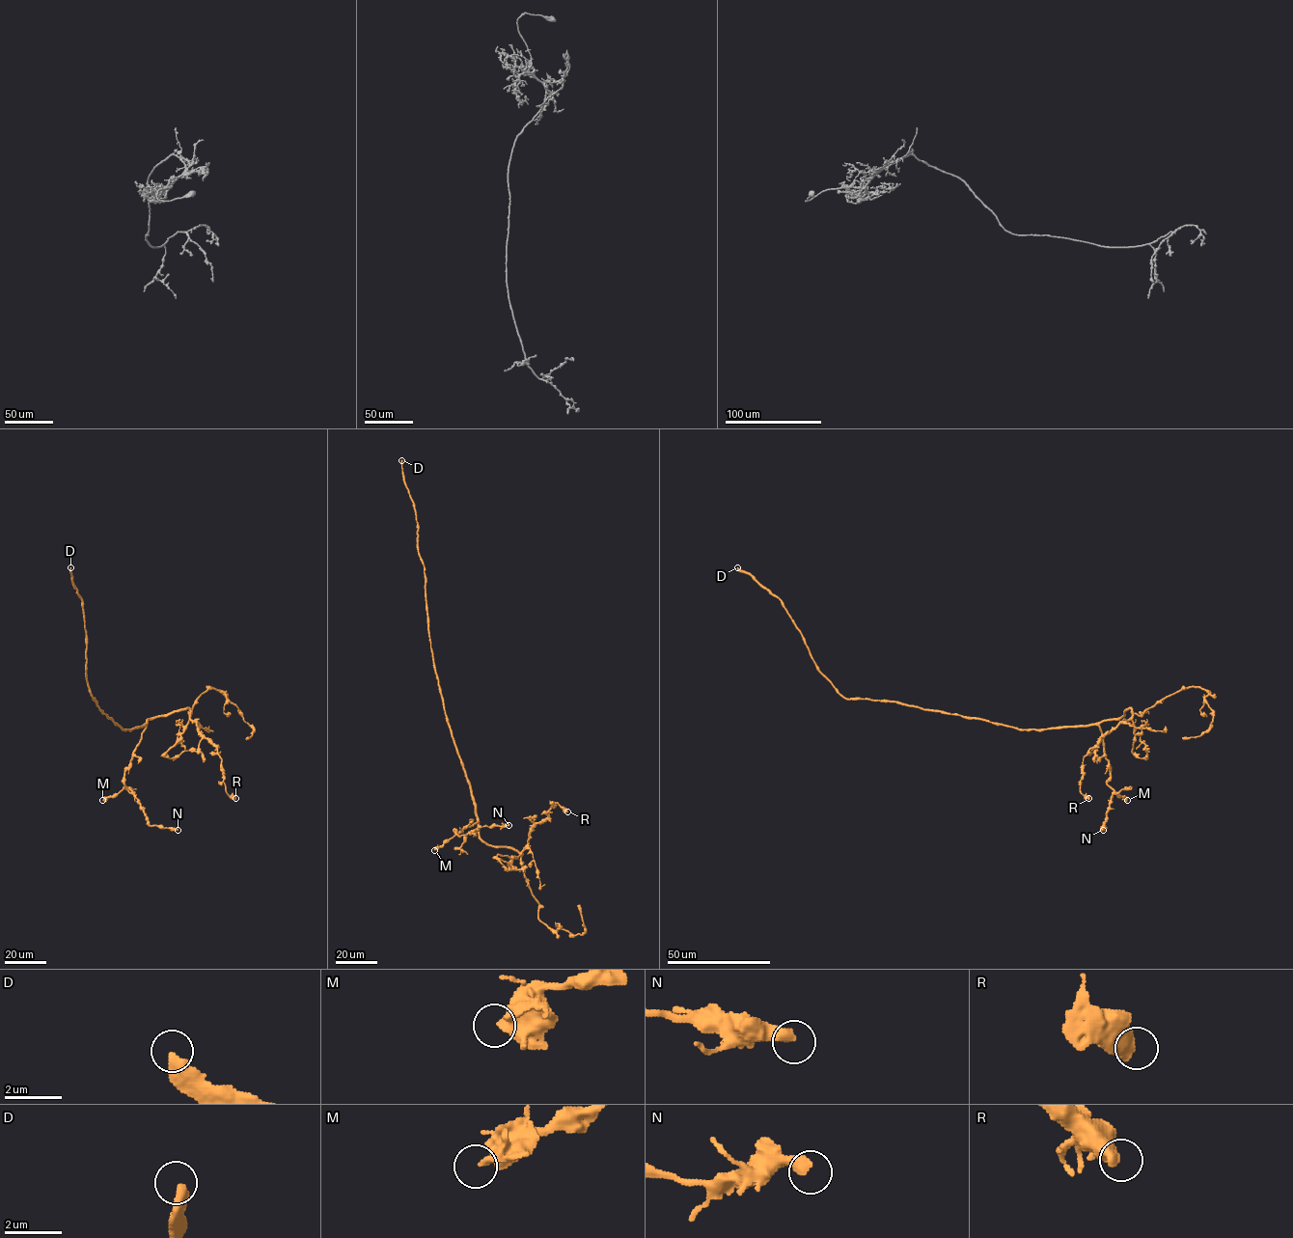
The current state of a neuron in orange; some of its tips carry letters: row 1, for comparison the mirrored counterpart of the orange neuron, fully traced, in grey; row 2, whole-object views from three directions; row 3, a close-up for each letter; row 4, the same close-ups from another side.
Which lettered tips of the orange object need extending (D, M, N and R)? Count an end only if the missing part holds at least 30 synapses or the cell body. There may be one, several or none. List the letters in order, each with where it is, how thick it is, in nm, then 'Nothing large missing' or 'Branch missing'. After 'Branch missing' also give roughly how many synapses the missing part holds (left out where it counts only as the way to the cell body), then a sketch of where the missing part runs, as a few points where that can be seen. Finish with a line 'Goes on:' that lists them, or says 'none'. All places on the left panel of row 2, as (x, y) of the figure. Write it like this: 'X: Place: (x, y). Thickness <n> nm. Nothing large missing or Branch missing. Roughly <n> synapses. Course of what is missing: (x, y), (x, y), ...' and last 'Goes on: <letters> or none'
D: Place: (70, 567). Thickness 440 nm. Branch missing. Roughly 600 synapses. Course of what is missing: (70, 567), (83, 523), (145, 496), (167, 514), (167, 536), (85, 584), (78, 602), (83, 608), (120, 586)
M: Place: (102, 800). Thickness 400 nm. Nothing large missing
N: Place: (178, 830). Thickness 440 nm. Nothing large missing
R: Place: (235, 798). Thickness 650 nm. Nothing large missing
Goes on: D

